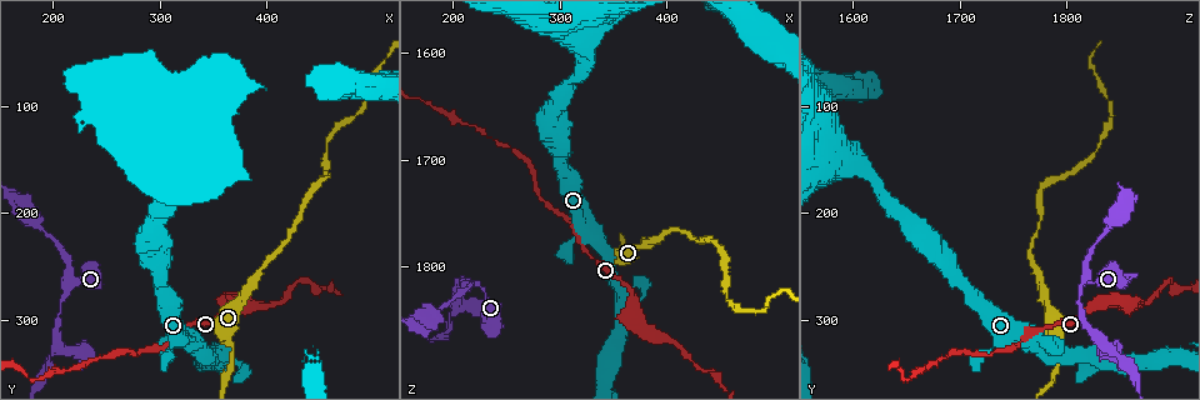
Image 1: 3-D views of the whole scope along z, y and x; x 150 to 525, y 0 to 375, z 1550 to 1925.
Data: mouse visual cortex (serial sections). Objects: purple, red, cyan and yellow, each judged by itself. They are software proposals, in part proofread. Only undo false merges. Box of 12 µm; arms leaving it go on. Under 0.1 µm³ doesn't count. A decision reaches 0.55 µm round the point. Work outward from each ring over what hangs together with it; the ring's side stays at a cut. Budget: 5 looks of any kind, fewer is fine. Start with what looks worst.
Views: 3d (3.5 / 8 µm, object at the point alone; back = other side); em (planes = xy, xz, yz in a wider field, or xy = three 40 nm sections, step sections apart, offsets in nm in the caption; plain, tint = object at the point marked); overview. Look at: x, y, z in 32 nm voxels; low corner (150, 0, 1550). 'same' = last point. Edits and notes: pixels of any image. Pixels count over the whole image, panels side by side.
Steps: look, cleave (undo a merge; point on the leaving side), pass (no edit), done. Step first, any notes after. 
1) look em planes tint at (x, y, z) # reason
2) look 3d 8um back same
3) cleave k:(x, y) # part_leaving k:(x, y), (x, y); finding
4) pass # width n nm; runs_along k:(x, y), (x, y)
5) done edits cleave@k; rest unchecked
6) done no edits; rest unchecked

look 3d 3.5um at (458, 134, 1828) # thin neck

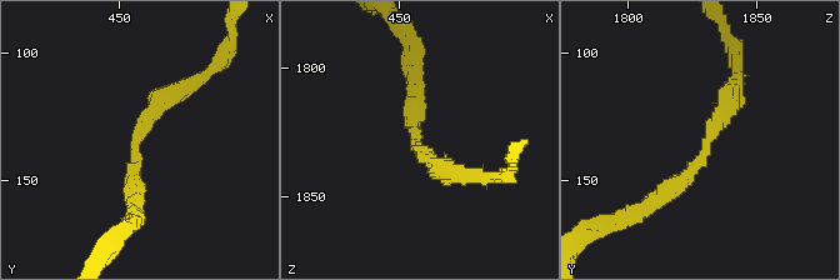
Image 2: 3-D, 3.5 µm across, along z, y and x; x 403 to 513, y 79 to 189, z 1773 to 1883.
look em xy step 2 tint at (458, 134, 1830) # arm_widths 250, 250 nm

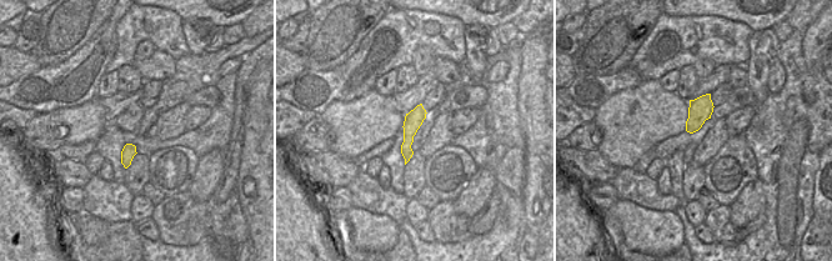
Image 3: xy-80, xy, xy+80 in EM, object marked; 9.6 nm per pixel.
pass # runs_along 3:(420, 109), (410, 126), (406, 155); one cell here

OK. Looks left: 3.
look 3d 3.5um at (206, 288, 1812) # a narrow waist

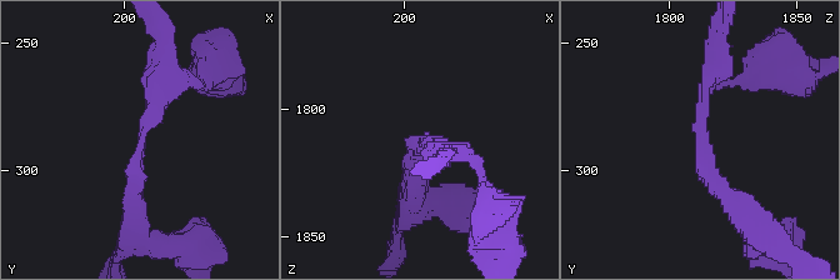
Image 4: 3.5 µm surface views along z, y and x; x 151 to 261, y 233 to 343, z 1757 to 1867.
look em xy step 5 plain at (206, 286, 1813)

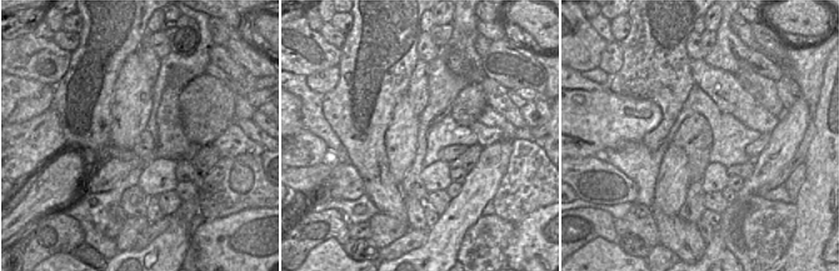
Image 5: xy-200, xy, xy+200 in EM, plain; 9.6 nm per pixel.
look em xy step 5 tint same

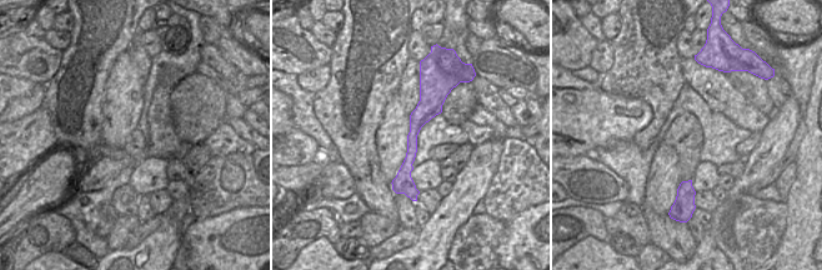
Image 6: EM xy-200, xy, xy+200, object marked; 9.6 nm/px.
pass # arm_widths 200, 200 nm; runs_along 4:(190, 80), (148, 115), (133, 210); continuous, no second cell

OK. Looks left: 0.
done no edits; rest unchecked

